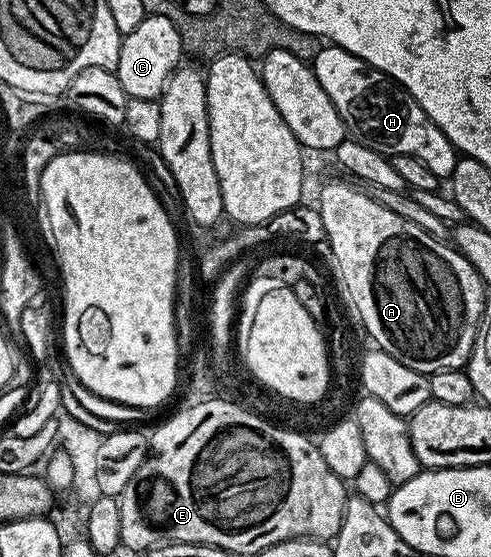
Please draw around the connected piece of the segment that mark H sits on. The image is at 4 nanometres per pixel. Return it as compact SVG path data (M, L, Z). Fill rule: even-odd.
M332 43L322 47L311 64L315 79L319 79L319 87L327 91L327 99L335 103L335 111L339 111L346 130L354 138L390 158L411 155L419 159L419 163L427 163L427 168L435 171L437 177L452 178L459 150L426 115L420 103L392 77L372 69L361 57L351 55L351 51Z

